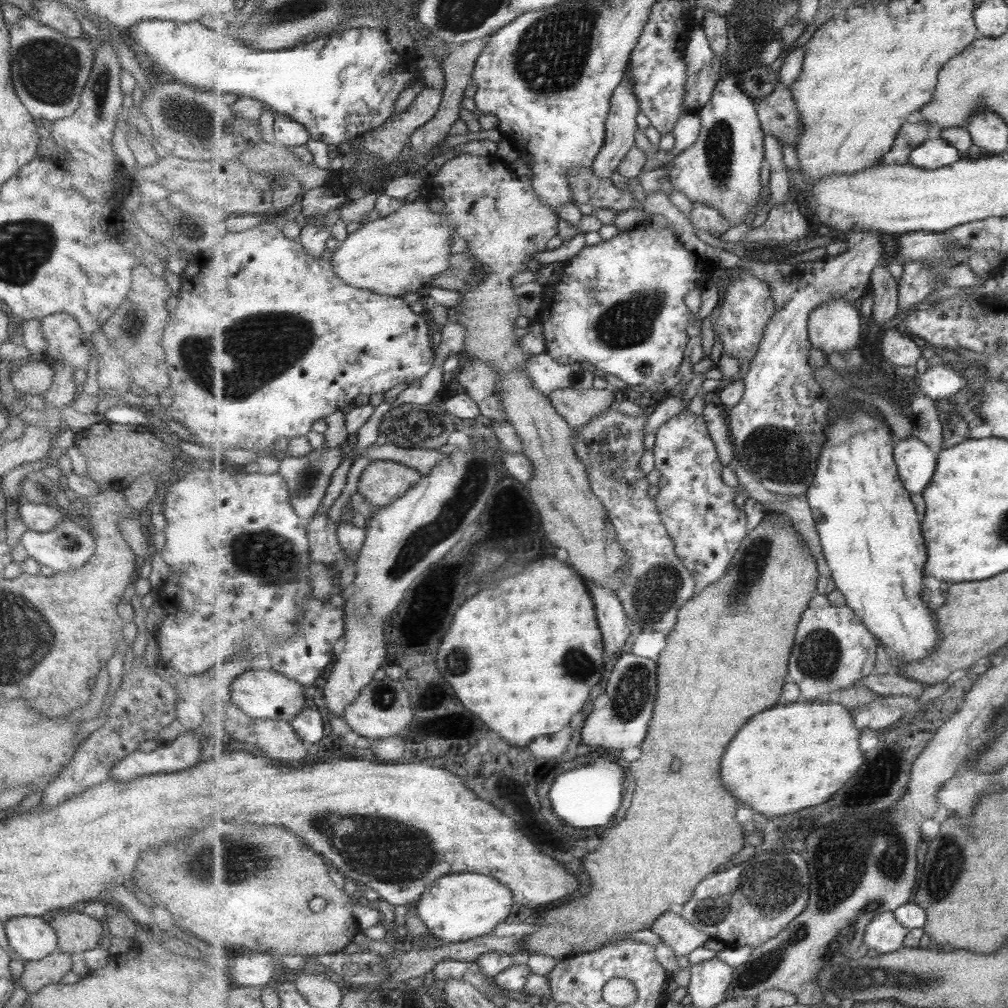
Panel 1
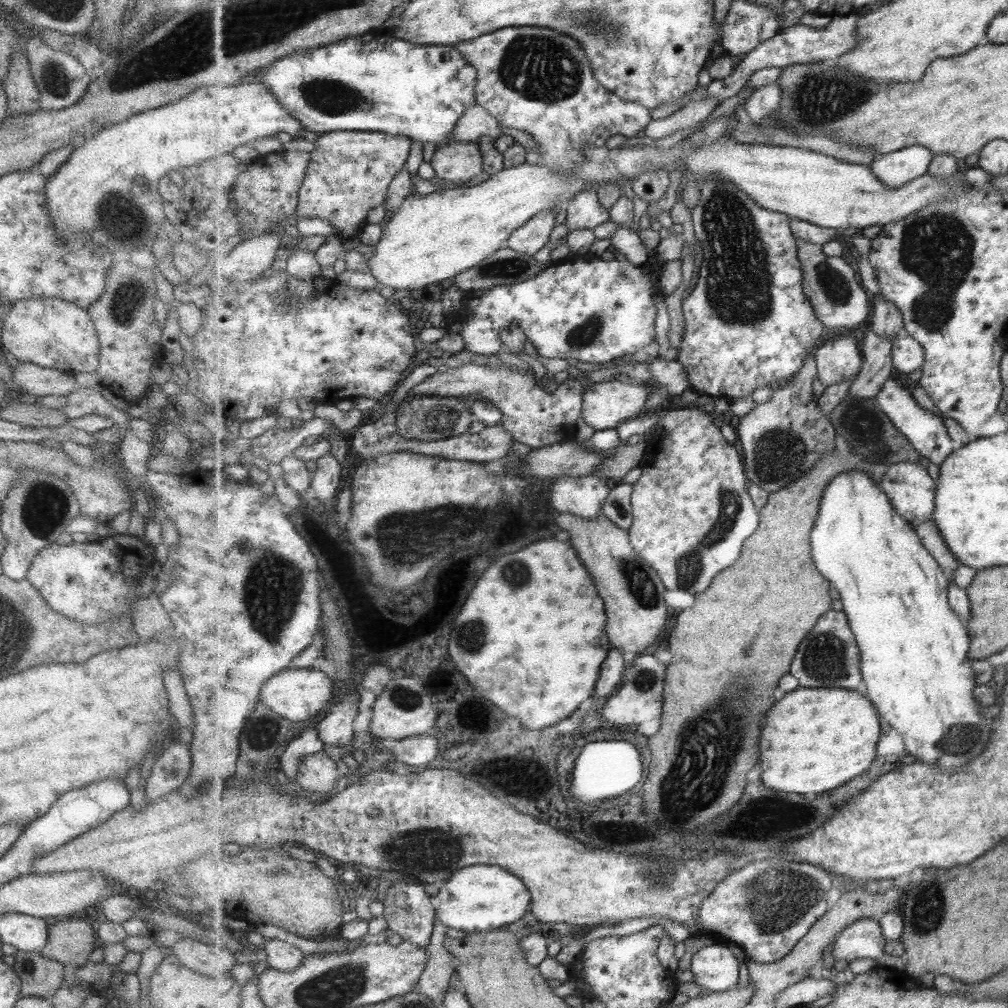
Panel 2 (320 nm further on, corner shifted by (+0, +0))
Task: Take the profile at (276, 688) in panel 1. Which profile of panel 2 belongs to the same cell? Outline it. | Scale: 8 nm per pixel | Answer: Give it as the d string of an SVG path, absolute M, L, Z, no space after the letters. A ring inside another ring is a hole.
M289 667L270 678L270 681L265 684L260 702L267 704L276 714L296 723L323 714L323 708L331 702L331 698L333 698L333 680L325 672L312 668Z

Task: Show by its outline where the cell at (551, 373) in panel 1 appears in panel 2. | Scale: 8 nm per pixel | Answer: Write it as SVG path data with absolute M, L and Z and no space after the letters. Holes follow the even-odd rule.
M465 364L458 368L448 369L445 373L435 373L427 377L422 383L415 385L411 390L417 397L462 397L470 400L475 396L476 400L482 399L491 401L497 408L503 411L504 417L501 422L518 442L528 444L531 448L545 448L559 442L571 441L577 436L577 422L579 416L582 416L584 405L584 394L587 389L581 386L579 381L574 379L562 379L559 386L554 391L548 391L533 379L533 373L515 371L514 367L497 366L477 366L477 364Z

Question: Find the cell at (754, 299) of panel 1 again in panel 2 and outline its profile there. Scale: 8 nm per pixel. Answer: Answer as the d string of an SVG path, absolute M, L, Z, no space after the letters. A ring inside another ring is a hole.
M708 178L702 189L702 195L699 204L692 211L694 223L694 233L697 241L704 252L703 268L699 270L699 282L690 295L684 300L684 336L680 346L676 349L676 361L681 363L690 378L693 389L700 395L709 395L717 398L725 398L727 400L736 400L737 398L749 398L753 396L753 392L757 388L764 386L772 389L777 388L781 381L787 381L793 378L806 364L805 359L809 357L809 351L817 350L821 343L821 336L825 332L824 322L816 315L812 302L808 300L808 295L803 292L803 286L795 286L795 288L775 288L775 286L759 286L759 284L773 284L775 274L783 276L781 270L791 270L791 274L795 274L795 268L801 270L801 259L799 259L799 248L797 246L798 238L793 235L791 218L785 214L777 213L777 211L767 210L763 206L759 206L744 190L733 183L727 183L721 178Z

